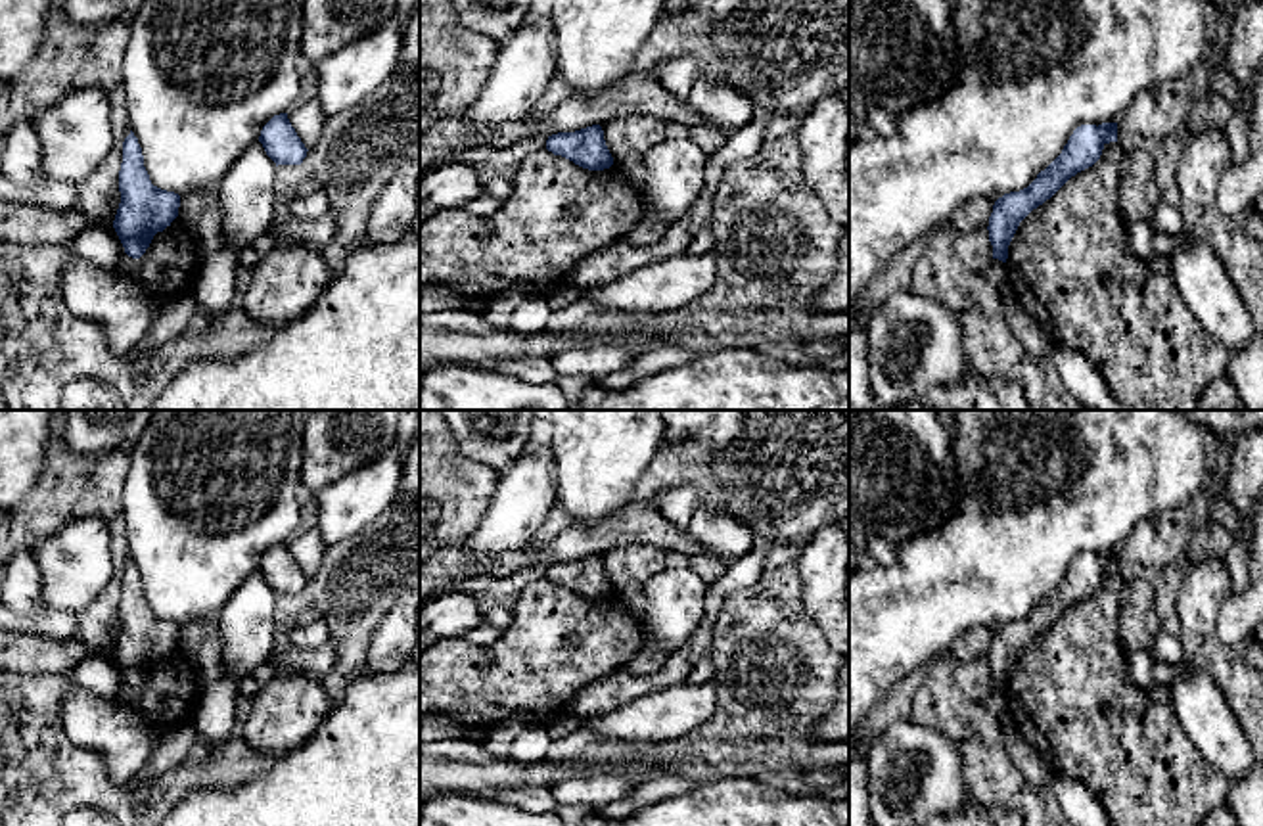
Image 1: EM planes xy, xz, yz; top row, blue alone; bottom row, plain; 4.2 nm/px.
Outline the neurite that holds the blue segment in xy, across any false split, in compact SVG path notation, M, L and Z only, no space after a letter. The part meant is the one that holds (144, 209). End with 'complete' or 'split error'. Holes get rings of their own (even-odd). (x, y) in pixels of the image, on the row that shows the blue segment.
M130 134L123 142L123 163L119 171L121 203L113 228L132 259L140 259L153 236L163 232L178 217L180 195L151 184L144 167L138 138Z; complete

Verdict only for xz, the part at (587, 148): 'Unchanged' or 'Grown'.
Unchanged

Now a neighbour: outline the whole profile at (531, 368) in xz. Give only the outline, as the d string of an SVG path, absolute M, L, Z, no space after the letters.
M525 356L514 360L489 358L483 362L473 362L473 366L489 372L510 374L533 383L556 383L560 376L552 364L552 358L546 356Z

